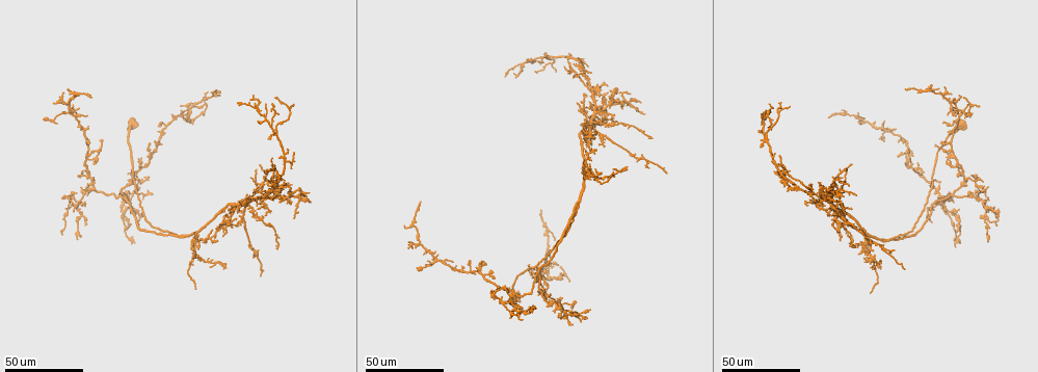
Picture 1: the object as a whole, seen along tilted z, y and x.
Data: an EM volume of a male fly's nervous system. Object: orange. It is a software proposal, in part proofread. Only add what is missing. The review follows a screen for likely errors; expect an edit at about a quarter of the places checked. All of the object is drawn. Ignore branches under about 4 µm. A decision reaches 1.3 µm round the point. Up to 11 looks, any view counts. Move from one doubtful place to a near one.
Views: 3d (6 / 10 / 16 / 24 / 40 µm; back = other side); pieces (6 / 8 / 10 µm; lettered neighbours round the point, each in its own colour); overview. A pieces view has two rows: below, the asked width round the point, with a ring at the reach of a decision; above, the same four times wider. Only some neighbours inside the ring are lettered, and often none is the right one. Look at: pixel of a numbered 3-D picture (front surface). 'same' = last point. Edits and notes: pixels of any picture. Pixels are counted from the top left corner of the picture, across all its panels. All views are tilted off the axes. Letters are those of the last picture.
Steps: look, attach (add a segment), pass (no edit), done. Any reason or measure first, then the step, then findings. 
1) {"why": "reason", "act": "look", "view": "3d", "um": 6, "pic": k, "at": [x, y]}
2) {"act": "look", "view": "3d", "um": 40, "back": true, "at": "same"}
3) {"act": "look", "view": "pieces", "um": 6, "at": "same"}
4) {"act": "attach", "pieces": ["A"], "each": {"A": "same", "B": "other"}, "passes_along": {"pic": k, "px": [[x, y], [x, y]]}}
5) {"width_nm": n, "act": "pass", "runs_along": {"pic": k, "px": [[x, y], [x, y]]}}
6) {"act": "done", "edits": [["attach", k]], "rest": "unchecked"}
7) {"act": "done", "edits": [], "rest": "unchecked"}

{"why": "free end", "act": "look", "view": "3d", "um": 24, "pic": 1, "at": [876, 127]}

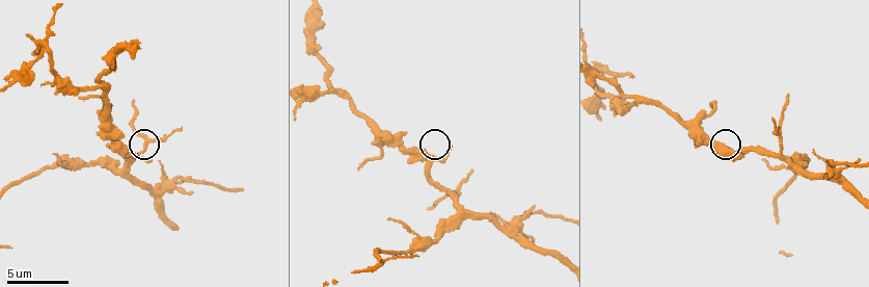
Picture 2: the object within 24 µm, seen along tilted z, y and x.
{"act": "look", "view": "pieces", "um": 8, "pic": 2, "at": [451, 148]}

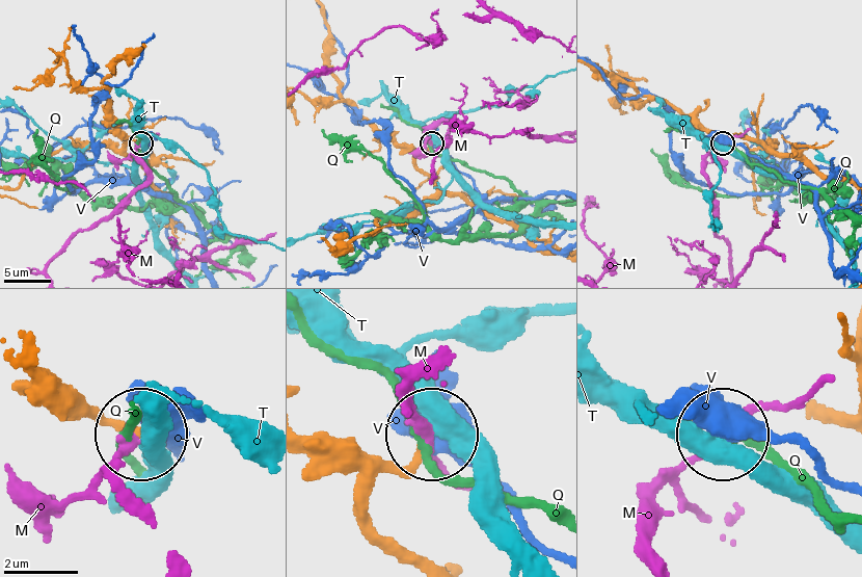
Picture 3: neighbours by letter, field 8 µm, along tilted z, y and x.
{"act": "pass", "each": {"M": "other", "Q": "other", "T": "other", "V": "other"}, "found": "none of them fits"}

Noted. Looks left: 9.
{"why": "tapers out", "act": "look", "view": "3d", "um": 24, "pic": 1, "at": [251, 179]}

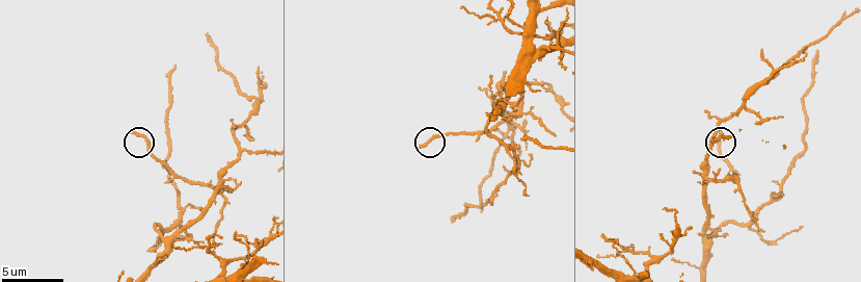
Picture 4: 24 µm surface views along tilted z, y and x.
{"act": "look", "view": "pieces", "um": 10, "pic": 4, "at": [132, 133]}

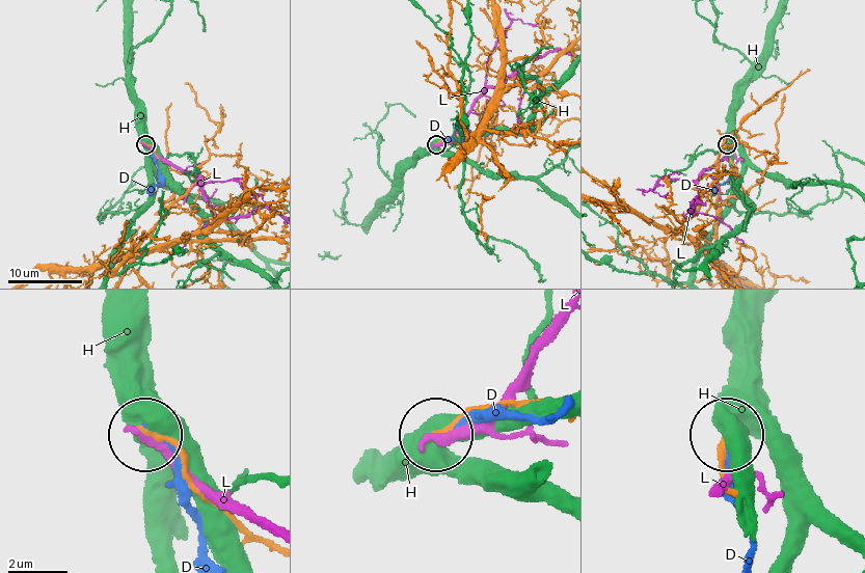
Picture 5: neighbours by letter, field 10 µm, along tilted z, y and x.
{"width_nm": 170, "act": "pass", "each": {"D": "other", "H": "other", "L": "other"}, "runs_along": {"pic": 5, "px": [[268, 543], [240, 529], [200, 490], [182, 454], [152, 434]]}, "found": "no lettered segment goes on from it"}

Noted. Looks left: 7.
{"why": "thin end", "act": "look", "view": "3d", "um": 24, "pic": 1, "at": [821, 181]}

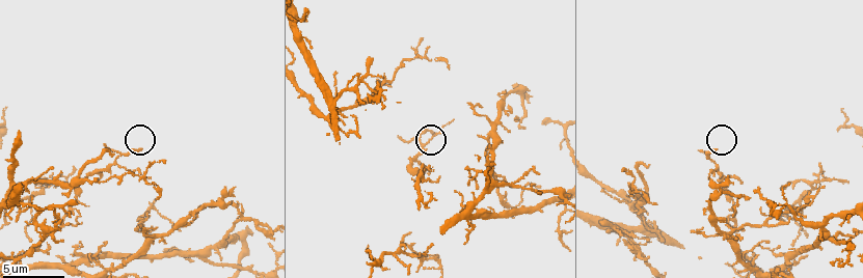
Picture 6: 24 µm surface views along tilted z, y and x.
{"why": "see the neighbours", "act": "look", "view": "pieces", "um": 6, "pic": 6, "at": [141, 147]}

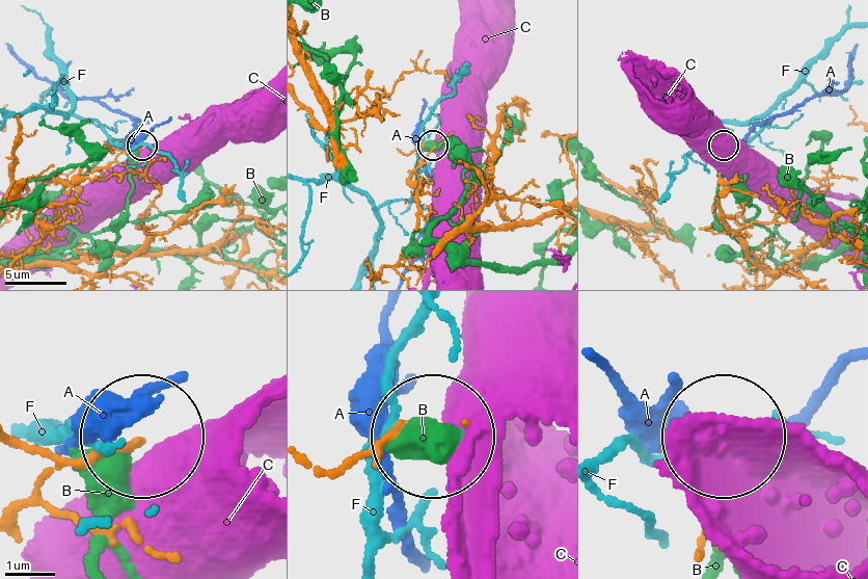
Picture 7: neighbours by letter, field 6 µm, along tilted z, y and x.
{"act": "pass", "each": {"A": "other", "B": "other", "C": "other", "F": "other"}, "runs_along": {"pic": 7, "px": [[19, 499], [52, 468], [134, 441]]}, "found": "none of them fits"}

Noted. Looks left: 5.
{"why": "an open end", "act": "look", "view": "pieces", "um": 8, "pic": 6, "at": [528, 102]}

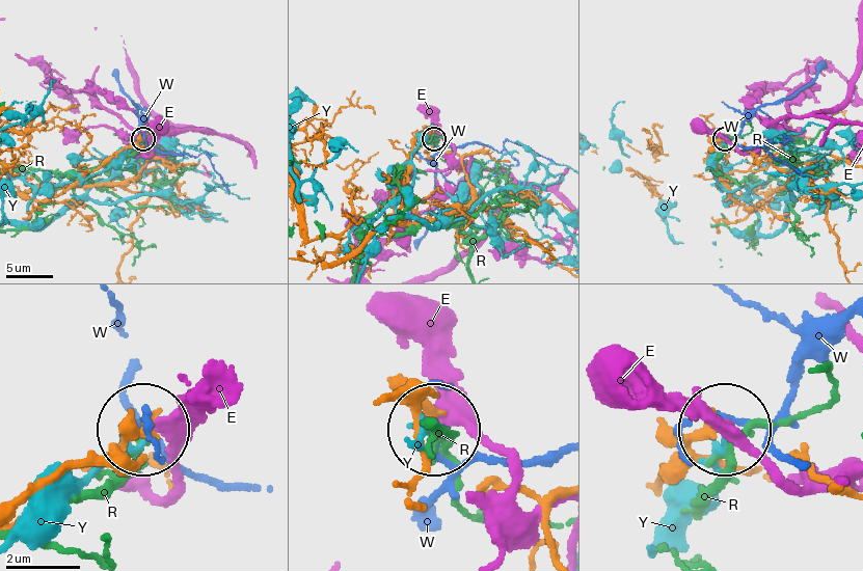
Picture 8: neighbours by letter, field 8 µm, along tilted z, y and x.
{"width_nm": 210, "act": "pass", "each": {"E": "other", "R": "other", "W": "other", "Y": "other"}, "found": "no lettered segment goes on from it"}

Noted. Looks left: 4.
{"why": "branch stops here", "act": "look", "view": "3d", "um": 40, "pic": 1, "at": [281, 156]}

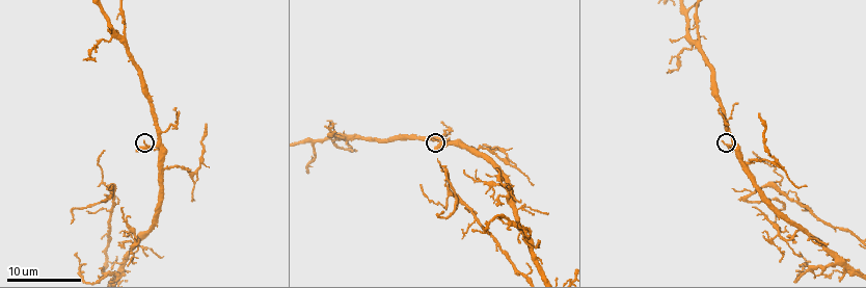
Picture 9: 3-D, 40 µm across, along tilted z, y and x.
{"act": "look", "view": "pieces", "um": 8, "pic": 9, "at": [136, 149]}

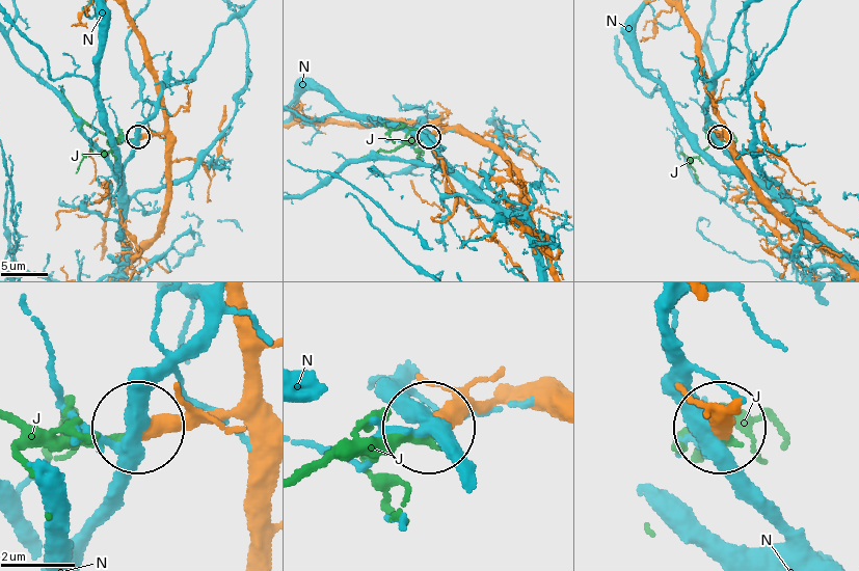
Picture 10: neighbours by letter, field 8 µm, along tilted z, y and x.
{"act": "attach", "pieces": ["J"], "each": {"J": "same", "N": "other"}, "found": "the neuron continues"}

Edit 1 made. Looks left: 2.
{"act": "done", "edits": [["attach", 10]], "rest": "unchecked"}

